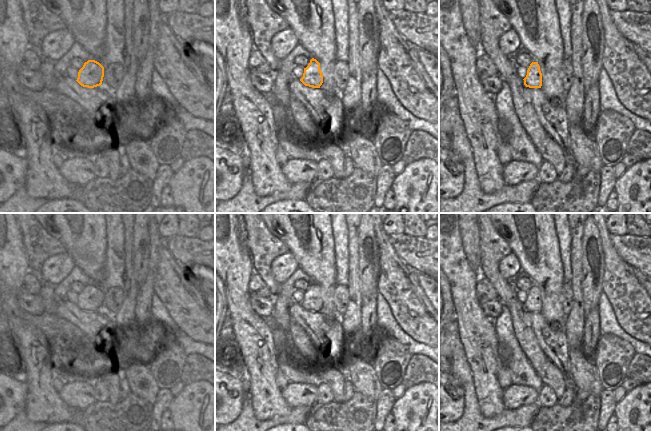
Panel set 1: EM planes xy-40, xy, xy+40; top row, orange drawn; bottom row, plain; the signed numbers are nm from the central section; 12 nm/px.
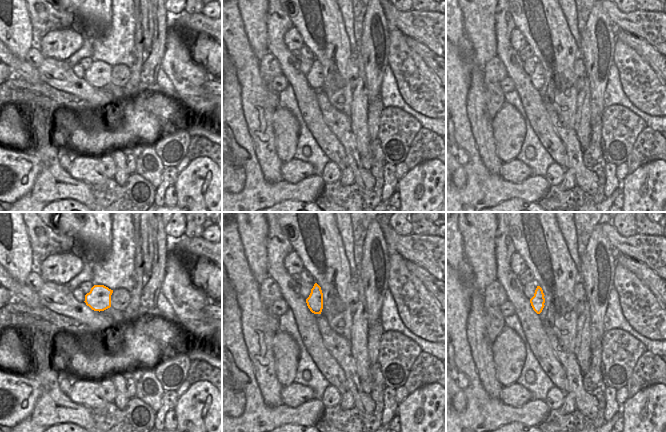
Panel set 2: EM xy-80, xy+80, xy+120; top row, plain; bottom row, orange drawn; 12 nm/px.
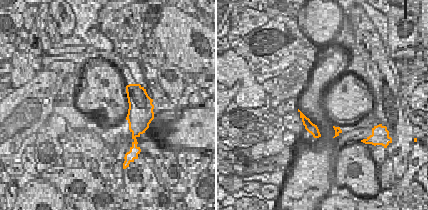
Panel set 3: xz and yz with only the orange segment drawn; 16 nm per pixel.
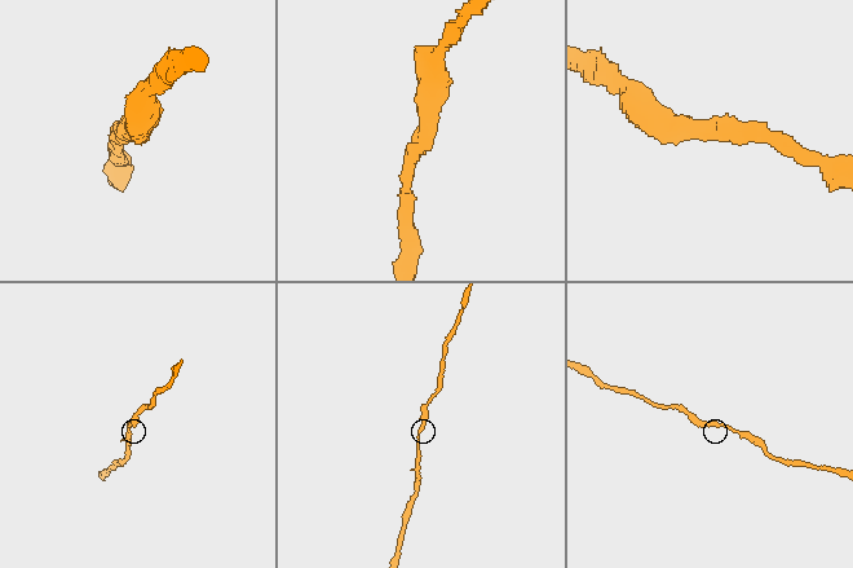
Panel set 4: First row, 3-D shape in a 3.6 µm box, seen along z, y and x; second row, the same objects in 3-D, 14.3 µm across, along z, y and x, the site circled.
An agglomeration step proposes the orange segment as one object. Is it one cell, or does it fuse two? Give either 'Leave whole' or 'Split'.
Split

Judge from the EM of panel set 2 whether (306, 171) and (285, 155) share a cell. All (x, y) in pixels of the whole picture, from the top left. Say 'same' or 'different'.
different

